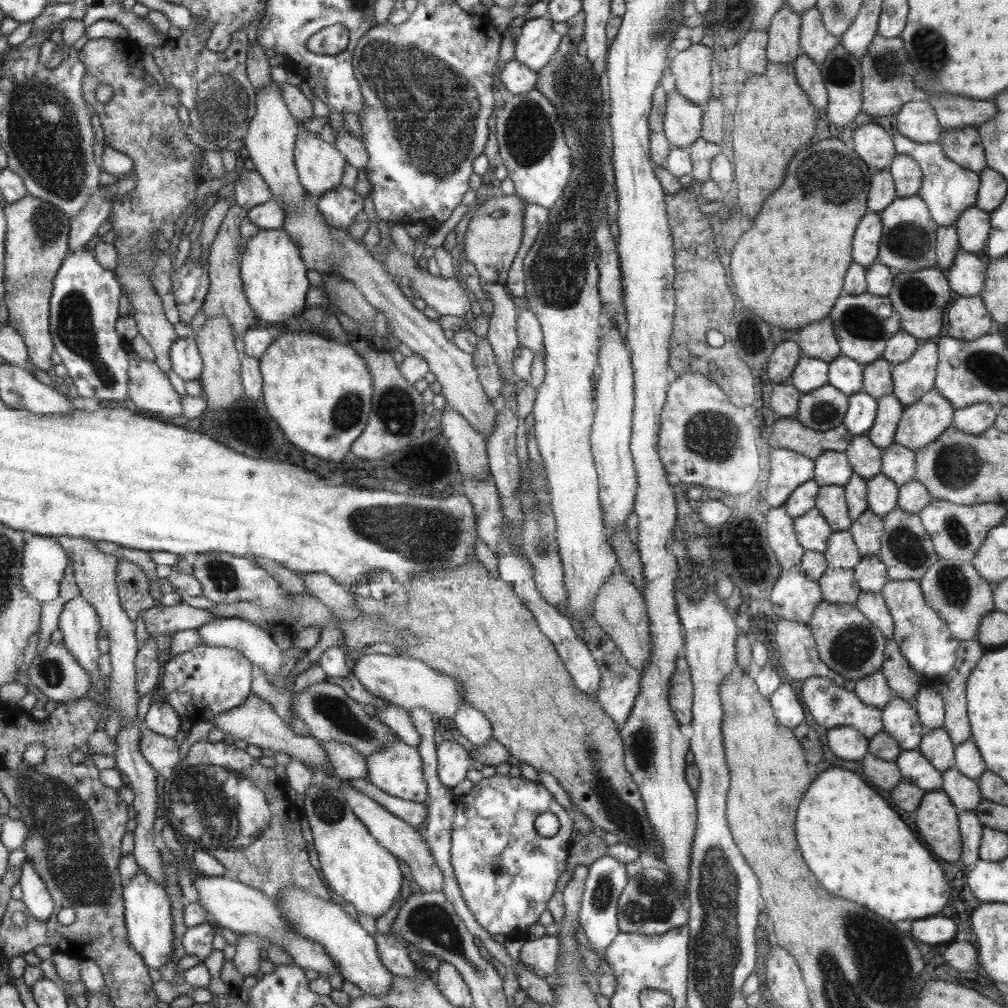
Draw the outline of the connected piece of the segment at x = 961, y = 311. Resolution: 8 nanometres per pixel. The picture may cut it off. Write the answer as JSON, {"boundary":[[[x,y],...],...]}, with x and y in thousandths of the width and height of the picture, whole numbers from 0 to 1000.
{"boundary":[[[974,294],[952,295],[940,307],[938,331],[963,338],[982,331],[983,309]]]}

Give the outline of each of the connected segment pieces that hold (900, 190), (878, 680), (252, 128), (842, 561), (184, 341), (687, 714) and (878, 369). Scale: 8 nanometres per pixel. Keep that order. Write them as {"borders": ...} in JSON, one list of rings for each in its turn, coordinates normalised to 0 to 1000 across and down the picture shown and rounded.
{"borders":[[[[901,154],[890,155],[881,169],[887,176],[891,196],[907,194],[916,185],[916,170],[912,162]]],[[[868,667],[868,669],[850,675],[846,686],[857,698],[873,704],[880,701],[887,691],[887,688],[880,678],[880,672],[875,667]]],[[[270,81],[264,87],[256,89],[256,105],[252,117],[245,127],[242,139],[247,158],[254,166],[254,170],[269,187],[270,196],[282,207],[294,206],[301,201],[304,188],[297,180],[297,170],[293,166],[293,141],[296,137],[298,121],[288,113],[278,83]]],[[[827,526],[817,550],[820,561],[827,563],[846,564],[856,554],[847,533],[841,527]]],[[[191,334],[178,335],[171,340],[170,354],[173,369],[183,378],[199,375],[201,354]]],[[[679,650],[671,652],[670,666],[666,671],[665,699],[670,704],[676,718],[686,718],[687,711],[687,678],[682,654]]],[[[877,355],[860,361],[856,368],[857,388],[868,394],[870,398],[877,393],[887,391],[886,364],[887,362]]]]}

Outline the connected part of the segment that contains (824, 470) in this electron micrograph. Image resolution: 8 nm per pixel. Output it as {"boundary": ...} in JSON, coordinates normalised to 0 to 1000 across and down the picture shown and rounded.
{"boundary":[[[820,447],[810,456],[810,479],[813,483],[837,483],[848,468],[838,448]]]}

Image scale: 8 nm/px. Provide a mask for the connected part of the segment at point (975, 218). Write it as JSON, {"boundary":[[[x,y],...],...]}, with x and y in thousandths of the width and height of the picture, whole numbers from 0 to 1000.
{"boundary":[[[968,204],[960,206],[947,225],[950,227],[951,242],[958,250],[972,250],[978,244],[980,234],[983,234],[982,214]]]}

